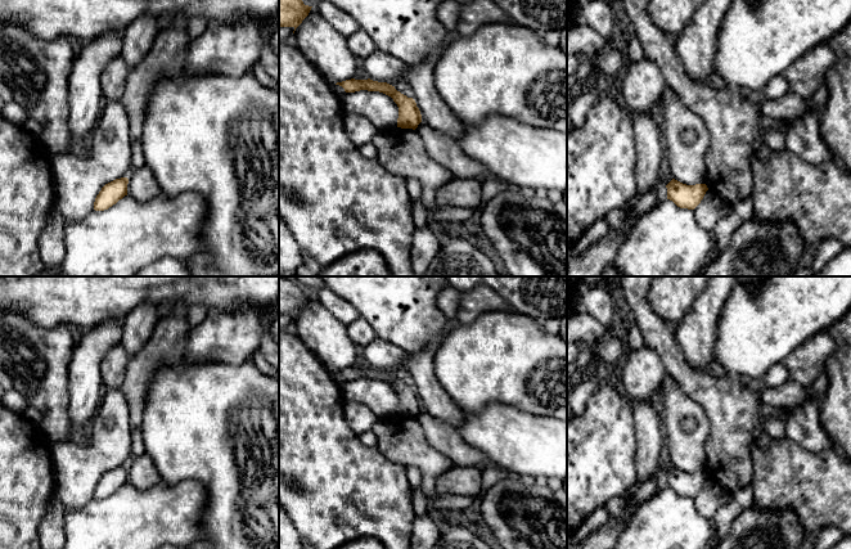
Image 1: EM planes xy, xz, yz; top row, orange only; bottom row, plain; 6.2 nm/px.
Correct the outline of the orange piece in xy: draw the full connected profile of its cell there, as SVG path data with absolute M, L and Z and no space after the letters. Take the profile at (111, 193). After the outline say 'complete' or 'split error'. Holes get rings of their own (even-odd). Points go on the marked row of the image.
M127 177L116 179L105 184L95 198L94 210L104 211L116 204L127 195L127 184Z; complete

